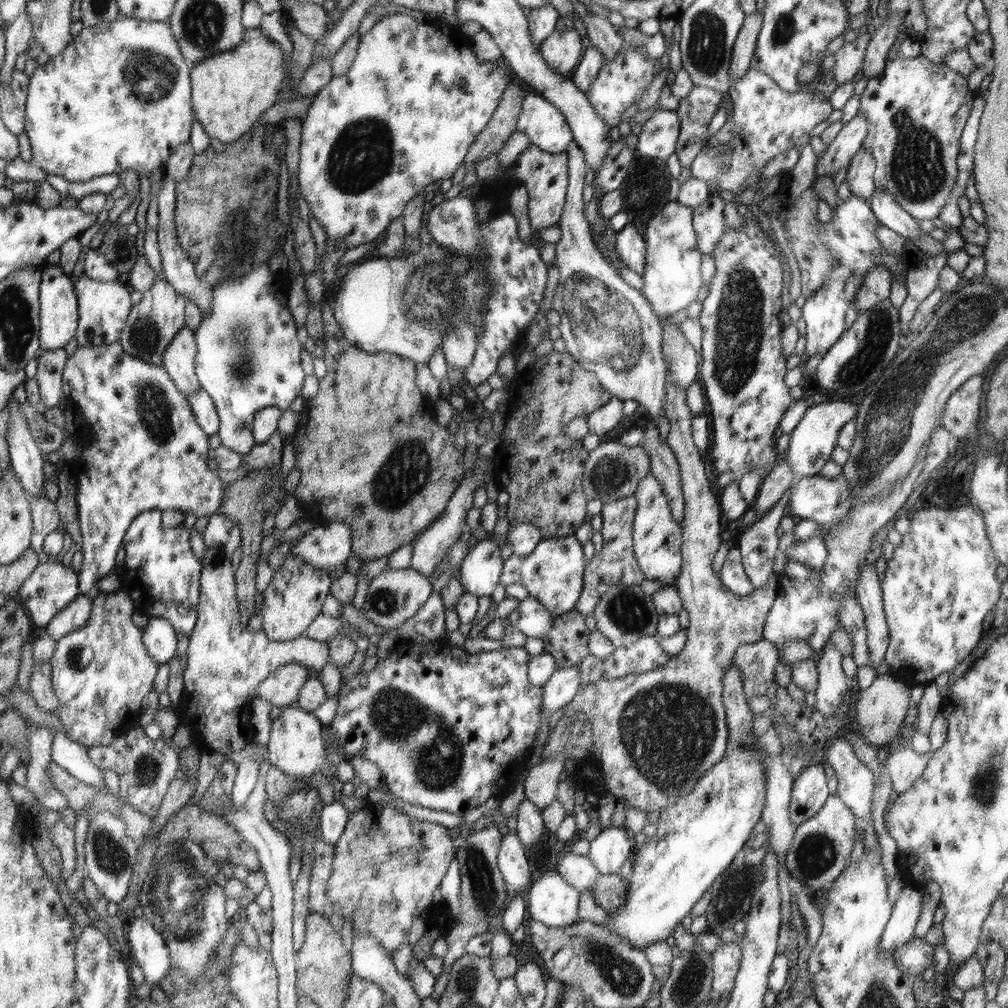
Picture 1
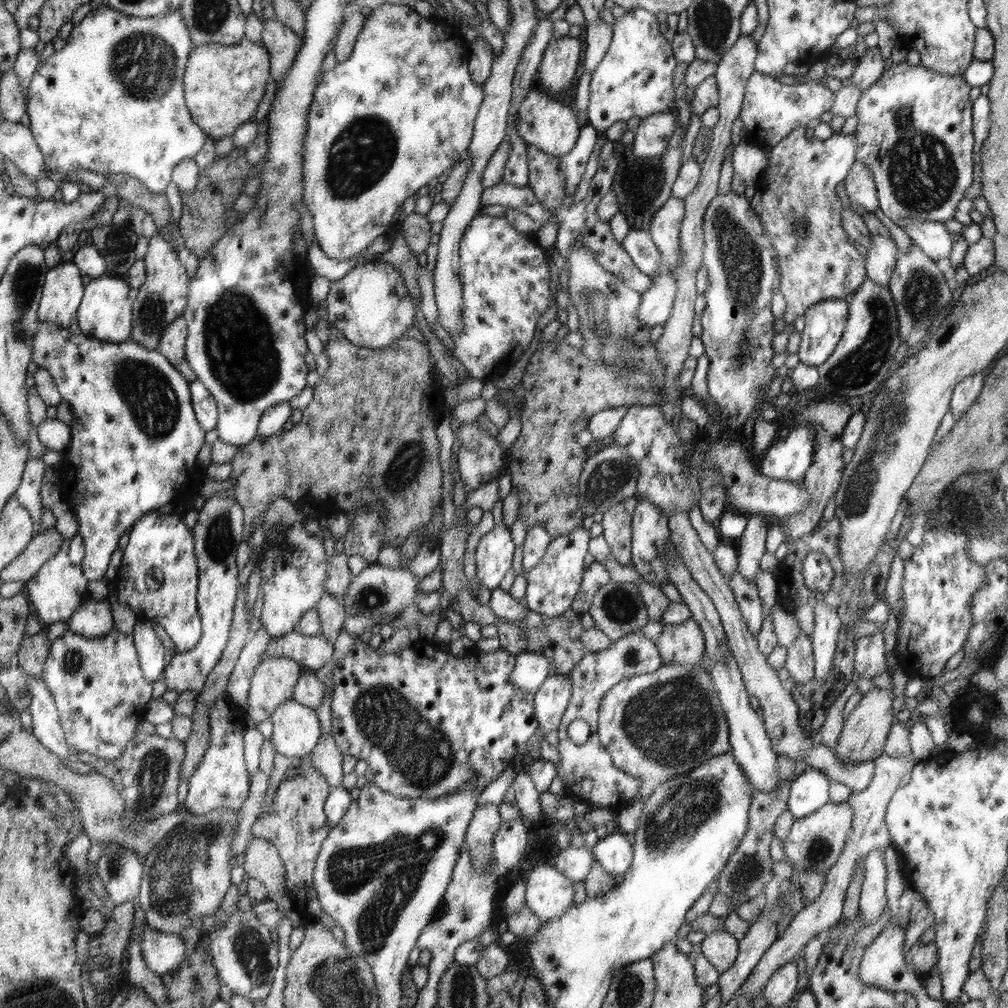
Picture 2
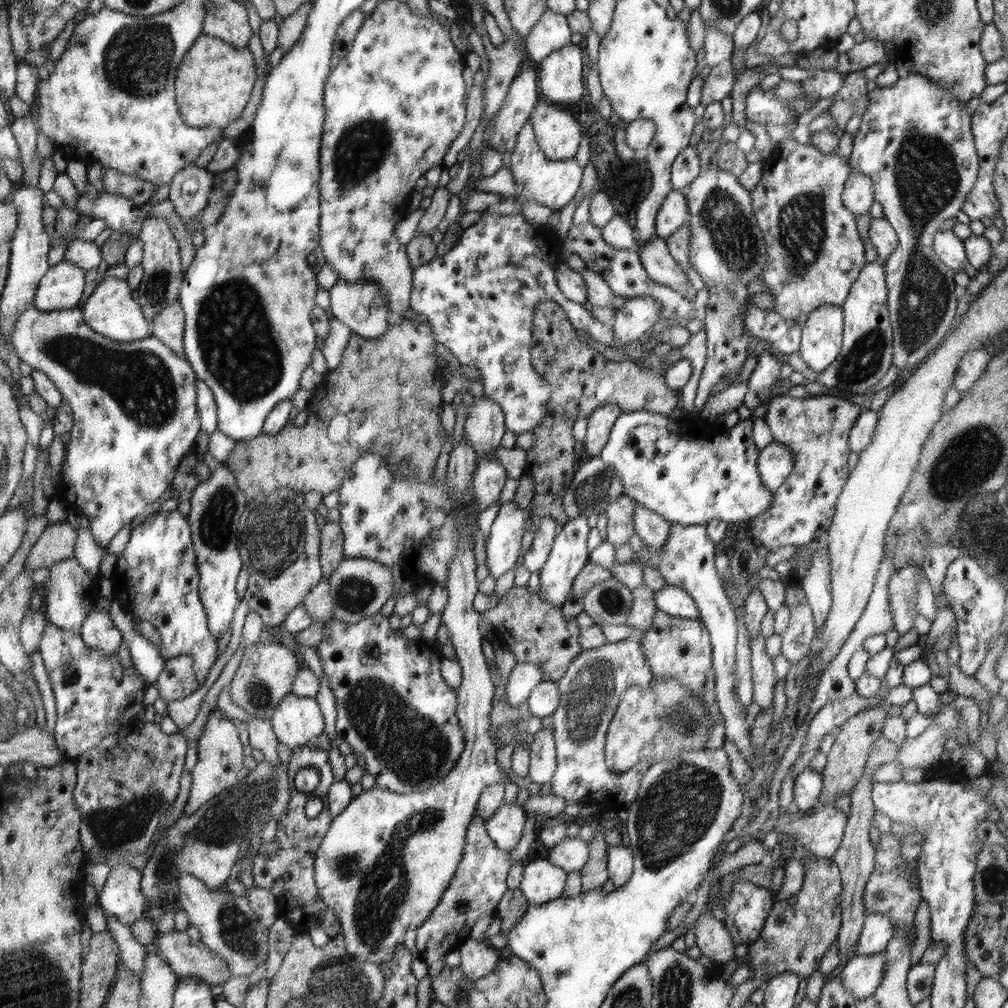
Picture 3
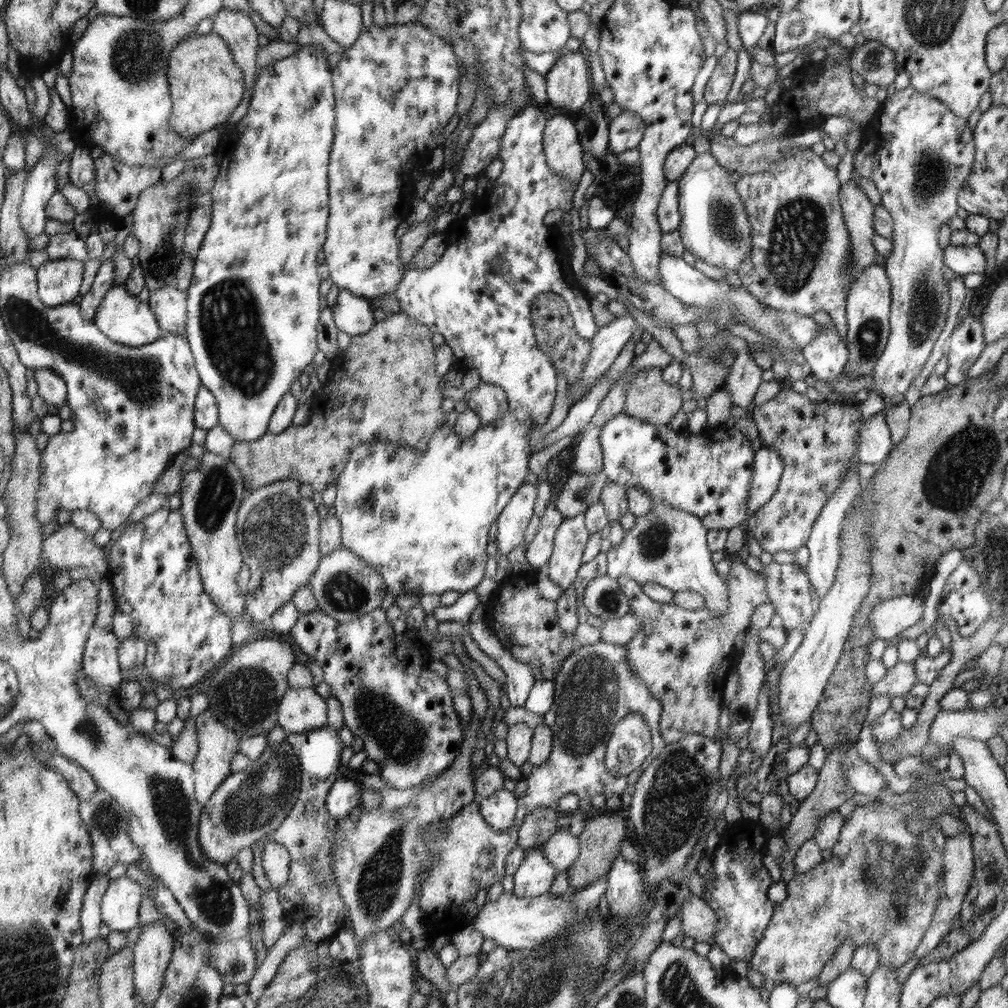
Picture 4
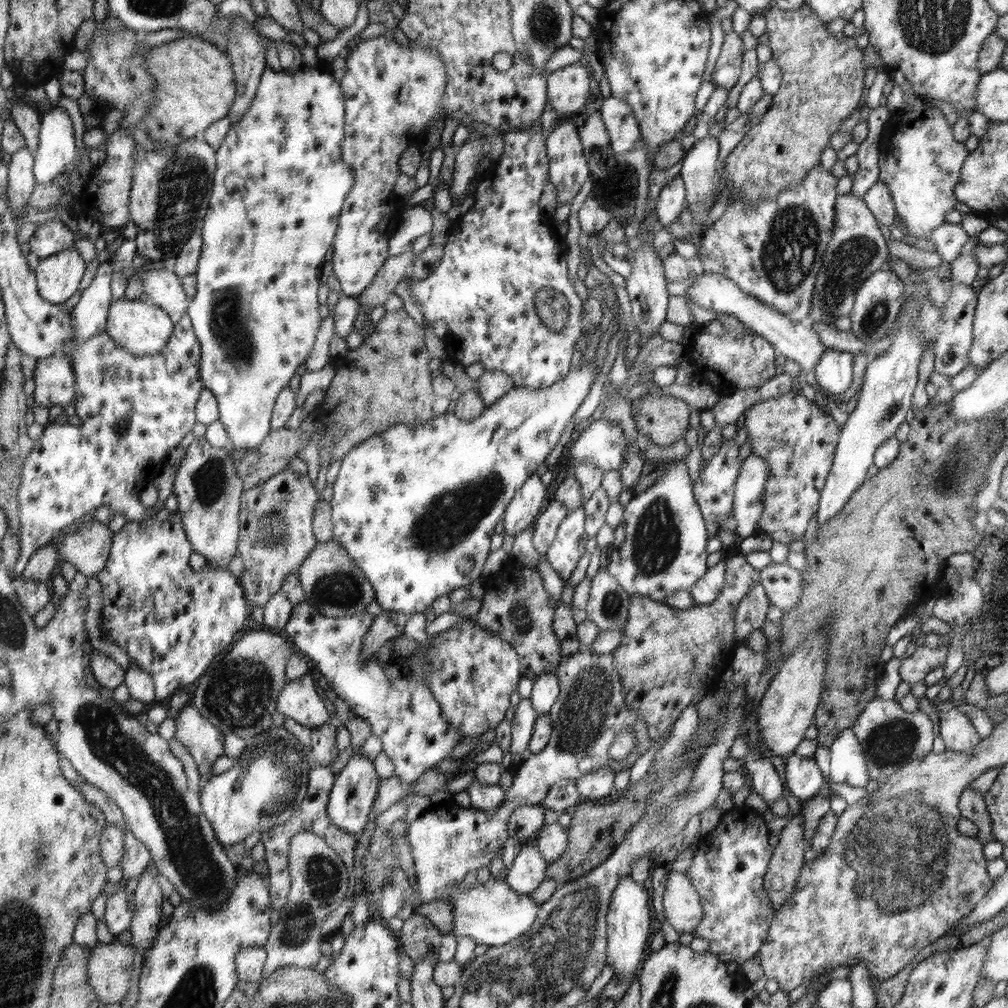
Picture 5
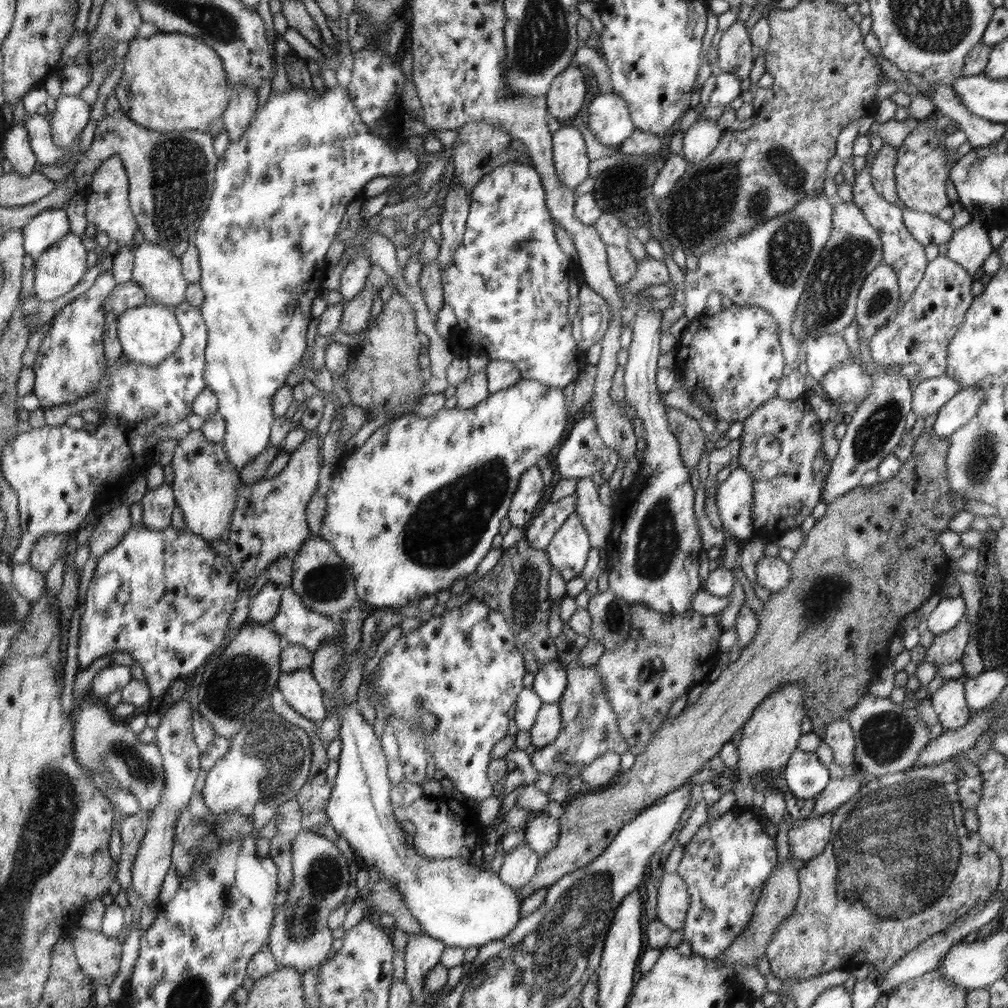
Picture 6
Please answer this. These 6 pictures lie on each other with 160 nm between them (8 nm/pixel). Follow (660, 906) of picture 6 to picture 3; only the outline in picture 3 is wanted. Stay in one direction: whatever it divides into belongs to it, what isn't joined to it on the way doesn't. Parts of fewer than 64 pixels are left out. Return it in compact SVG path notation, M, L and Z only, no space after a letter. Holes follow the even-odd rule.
M711 914L700 915L691 930L695 934L695 945L704 956L722 965L735 959L735 942L730 931L723 922L716 920Z

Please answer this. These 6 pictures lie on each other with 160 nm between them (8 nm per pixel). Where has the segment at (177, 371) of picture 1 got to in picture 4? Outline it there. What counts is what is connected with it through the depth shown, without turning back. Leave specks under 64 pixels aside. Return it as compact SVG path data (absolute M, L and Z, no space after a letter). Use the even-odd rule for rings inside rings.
M166 285L150 292L148 304L159 318L164 333L185 336L187 325L187 292L176 285Z

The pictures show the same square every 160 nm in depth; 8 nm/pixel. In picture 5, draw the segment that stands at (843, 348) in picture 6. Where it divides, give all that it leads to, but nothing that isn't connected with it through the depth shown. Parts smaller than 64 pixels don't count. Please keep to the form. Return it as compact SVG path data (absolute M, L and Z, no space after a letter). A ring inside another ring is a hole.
M704 272L697 276L687 290L687 295L696 306L714 310L714 312L720 312L720 314L732 314L744 327L752 329L752 332L759 334L770 344L773 344L778 356L782 354L782 356L798 362L801 368L808 372L813 370L820 356L828 349L827 346L823 345L818 334L811 328L810 323L790 321L788 316L784 316L774 307L768 306L755 296L744 292L733 280L727 279L719 273Z

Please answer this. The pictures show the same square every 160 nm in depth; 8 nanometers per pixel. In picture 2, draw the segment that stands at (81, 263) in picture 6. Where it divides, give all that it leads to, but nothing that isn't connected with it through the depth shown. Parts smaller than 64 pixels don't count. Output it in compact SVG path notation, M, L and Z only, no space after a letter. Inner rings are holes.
M71 260L59 262L55 267L49 269L45 274L45 281L41 290L39 309L37 310L37 321L50 323L68 328L72 318L76 316L76 308L80 306L82 292L85 291L84 282L80 278L81 269Z

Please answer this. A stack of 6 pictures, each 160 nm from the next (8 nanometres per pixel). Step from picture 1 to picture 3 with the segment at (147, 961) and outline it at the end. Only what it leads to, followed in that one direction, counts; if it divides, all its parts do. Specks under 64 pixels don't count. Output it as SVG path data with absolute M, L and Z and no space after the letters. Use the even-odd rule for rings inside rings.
M175 930L159 934L155 942L177 976L196 976L210 985L222 985L231 977L221 956L207 946L192 945L186 932Z

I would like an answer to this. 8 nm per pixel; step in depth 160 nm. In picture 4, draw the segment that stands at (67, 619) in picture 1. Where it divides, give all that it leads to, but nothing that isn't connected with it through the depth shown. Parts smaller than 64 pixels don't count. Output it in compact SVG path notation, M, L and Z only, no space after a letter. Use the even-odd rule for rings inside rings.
M112 625L92 626L83 656L83 674L103 687L118 687L124 681L118 662L120 641Z

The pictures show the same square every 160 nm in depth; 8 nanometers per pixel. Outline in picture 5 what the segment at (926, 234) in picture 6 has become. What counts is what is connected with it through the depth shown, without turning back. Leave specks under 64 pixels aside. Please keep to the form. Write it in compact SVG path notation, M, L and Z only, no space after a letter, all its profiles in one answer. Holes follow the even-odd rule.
M946 221L929 232L929 236L927 236L929 242L936 246L937 253L948 264L959 257L969 237L962 225L950 224Z

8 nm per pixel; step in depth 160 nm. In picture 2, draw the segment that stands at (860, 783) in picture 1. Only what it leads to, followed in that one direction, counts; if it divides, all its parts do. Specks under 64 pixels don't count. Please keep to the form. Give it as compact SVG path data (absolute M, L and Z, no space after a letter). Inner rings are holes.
M854 674L853 679L849 682L849 685L840 693L840 696L833 702L833 705L829 708L827 717L824 724L821 726L818 734L818 741L828 748L834 749L838 744L838 739L844 724L842 718L842 712L846 701L852 694L856 694L857 686L856 681L858 677Z

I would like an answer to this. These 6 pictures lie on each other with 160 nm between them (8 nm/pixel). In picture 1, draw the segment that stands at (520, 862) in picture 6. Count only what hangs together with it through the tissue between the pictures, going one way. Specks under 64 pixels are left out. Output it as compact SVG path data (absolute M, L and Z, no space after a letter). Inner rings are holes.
M547 871L534 880L526 891L528 917L550 928L567 927L579 920L579 896L579 890L576 890L572 884L568 884L560 873L557 871Z

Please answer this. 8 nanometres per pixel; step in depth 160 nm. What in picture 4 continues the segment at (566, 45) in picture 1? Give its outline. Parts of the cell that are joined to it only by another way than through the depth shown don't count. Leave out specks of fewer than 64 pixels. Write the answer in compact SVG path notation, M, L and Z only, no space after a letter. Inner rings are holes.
M568 52L556 60L551 72L545 76L546 90L549 104L555 108L562 108L566 113L569 111L579 111L588 103L591 96L590 74L588 74L589 64L586 57L579 52Z

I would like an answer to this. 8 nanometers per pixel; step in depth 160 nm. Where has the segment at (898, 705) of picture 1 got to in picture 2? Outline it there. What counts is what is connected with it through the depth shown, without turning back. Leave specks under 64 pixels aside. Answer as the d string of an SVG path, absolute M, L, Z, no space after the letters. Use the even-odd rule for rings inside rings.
M874 687L856 705L844 721L838 744L834 750L843 763L859 763L860 761L876 761L884 754L883 750L895 721L892 711L893 694L890 689Z

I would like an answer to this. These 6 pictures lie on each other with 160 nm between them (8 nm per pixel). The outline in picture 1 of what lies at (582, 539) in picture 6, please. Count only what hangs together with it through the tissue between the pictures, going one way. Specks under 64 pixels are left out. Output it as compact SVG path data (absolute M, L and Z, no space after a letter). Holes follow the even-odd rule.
M574 535L543 539L530 556L512 555L504 564L503 587L521 584L528 589L529 597L544 605L554 616L574 610L583 590L583 572L587 560L583 545Z

